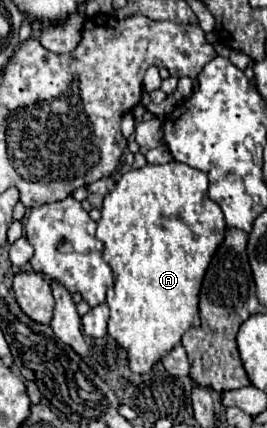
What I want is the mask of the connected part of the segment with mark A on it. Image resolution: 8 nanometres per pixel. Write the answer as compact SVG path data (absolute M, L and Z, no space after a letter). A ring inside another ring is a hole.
M167 162L167 164L147 164L139 170L129 170L121 176L121 180L117 182L115 190L111 194L105 196L105 202L103 202L103 210L101 210L101 220L97 222L97 238L105 244L103 248L103 260L111 266L113 274L115 274L115 288L111 294L107 294L107 306L111 310L111 318L109 318L109 330L107 334L121 346L127 350L127 360L129 360L129 368L135 372L135 374L145 374L149 372L167 352L171 352L171 348L175 348L179 342L181 342L181 336L193 328L193 326L199 326L199 290L201 290L201 284L203 284L203 276L205 276L205 270L207 266L211 264L211 258L215 254L215 250L219 248L219 244L223 242L223 236L225 236L225 220L223 220L223 212L221 208L207 196L207 188L209 188L209 178L205 172L201 170L195 170L187 164L181 164L181 162Z

